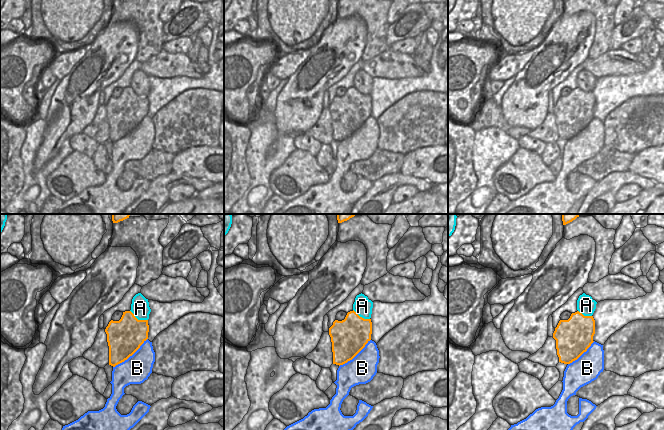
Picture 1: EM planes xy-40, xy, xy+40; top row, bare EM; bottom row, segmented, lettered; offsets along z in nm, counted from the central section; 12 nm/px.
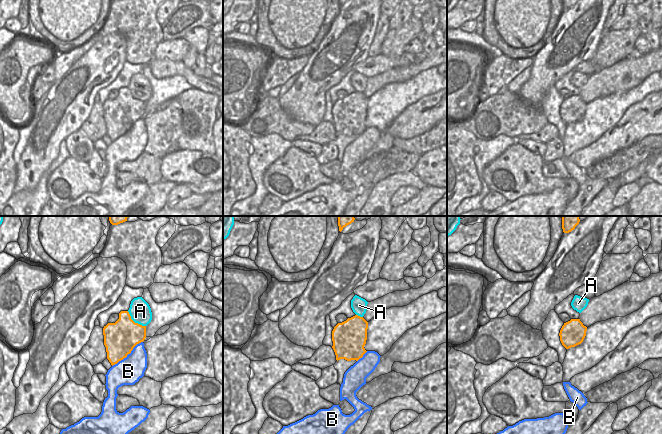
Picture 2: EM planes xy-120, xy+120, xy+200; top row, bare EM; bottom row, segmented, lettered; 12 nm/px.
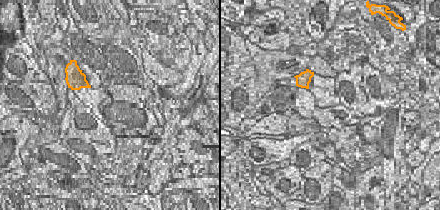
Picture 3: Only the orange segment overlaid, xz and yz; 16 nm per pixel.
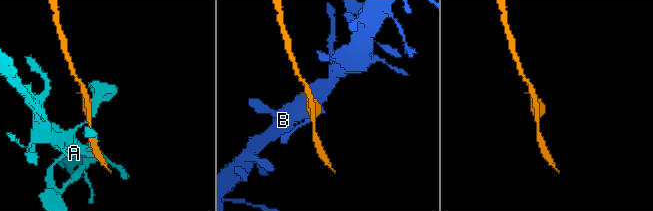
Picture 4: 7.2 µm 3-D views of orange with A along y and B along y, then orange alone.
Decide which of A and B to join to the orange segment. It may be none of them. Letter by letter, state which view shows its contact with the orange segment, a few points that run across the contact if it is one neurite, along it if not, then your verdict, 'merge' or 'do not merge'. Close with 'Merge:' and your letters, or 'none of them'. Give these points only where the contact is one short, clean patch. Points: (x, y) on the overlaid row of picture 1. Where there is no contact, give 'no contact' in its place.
A: contact in xy-40; do not merge
B: contact in xy-40; do not merge
Merge: none of them

